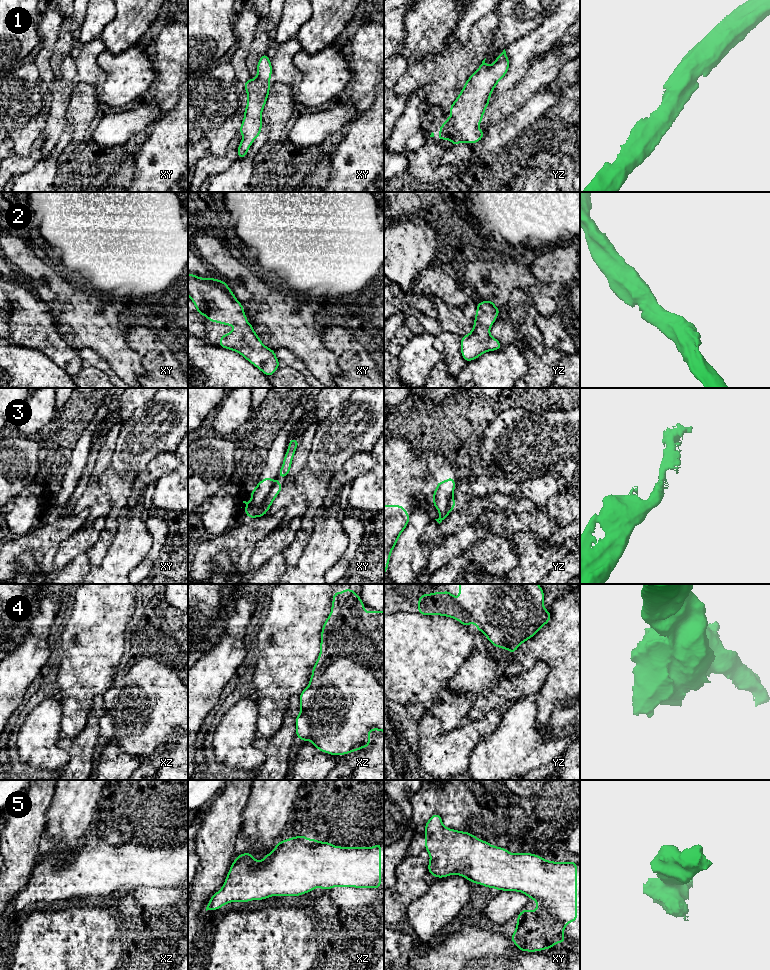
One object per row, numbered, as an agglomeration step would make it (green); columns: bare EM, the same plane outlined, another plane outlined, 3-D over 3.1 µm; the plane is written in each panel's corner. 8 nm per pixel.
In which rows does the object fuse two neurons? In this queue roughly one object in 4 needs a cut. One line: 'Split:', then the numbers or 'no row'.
Split: 3

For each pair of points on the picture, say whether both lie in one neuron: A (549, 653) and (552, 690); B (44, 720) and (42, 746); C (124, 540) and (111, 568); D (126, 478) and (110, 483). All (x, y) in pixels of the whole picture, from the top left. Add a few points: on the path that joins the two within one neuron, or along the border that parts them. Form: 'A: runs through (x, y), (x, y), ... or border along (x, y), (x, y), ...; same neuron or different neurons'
A: runs through (556, 662), (556, 681); same neuron
B: runs through (42, 726), (42, 740); same neuron
C: runs through (124, 547), (124, 554), (118, 561); same neuron
D: runs through (122, 482), (114, 483); same neuron

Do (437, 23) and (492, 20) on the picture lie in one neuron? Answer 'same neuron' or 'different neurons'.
different neurons

